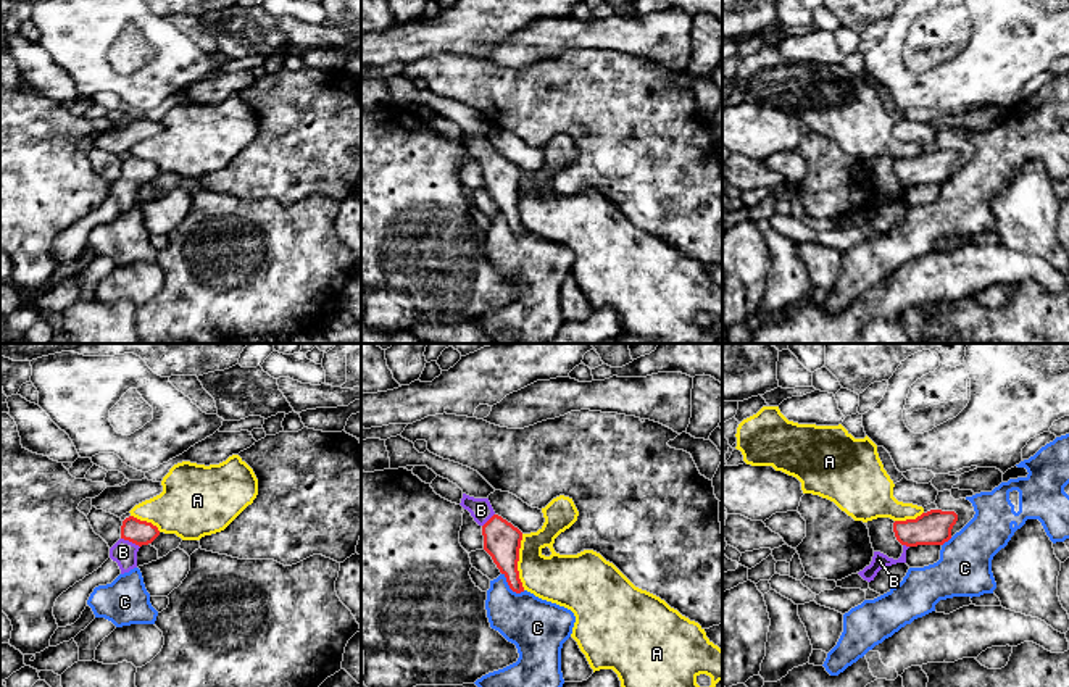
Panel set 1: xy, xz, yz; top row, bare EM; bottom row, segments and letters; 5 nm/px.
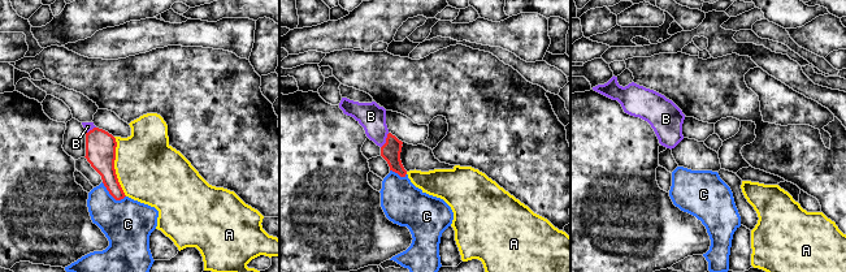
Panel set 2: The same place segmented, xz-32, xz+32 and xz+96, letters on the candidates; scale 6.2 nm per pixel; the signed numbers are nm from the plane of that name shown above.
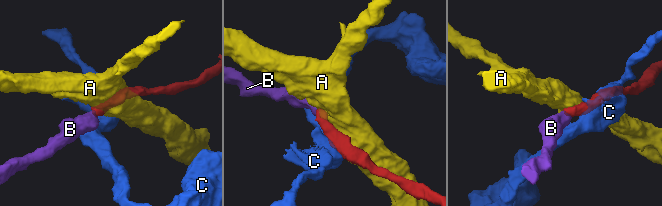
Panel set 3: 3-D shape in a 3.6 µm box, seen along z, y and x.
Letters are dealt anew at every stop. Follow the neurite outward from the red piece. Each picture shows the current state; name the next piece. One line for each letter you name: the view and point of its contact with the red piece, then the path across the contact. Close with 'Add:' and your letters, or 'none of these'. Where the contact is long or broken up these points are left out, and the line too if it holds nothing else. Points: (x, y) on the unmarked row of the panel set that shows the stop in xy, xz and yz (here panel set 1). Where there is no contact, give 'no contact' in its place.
B: meets red in xy at (131, 179); runs through xy (141, 171), (131, 179), (123, 191)
Add: B

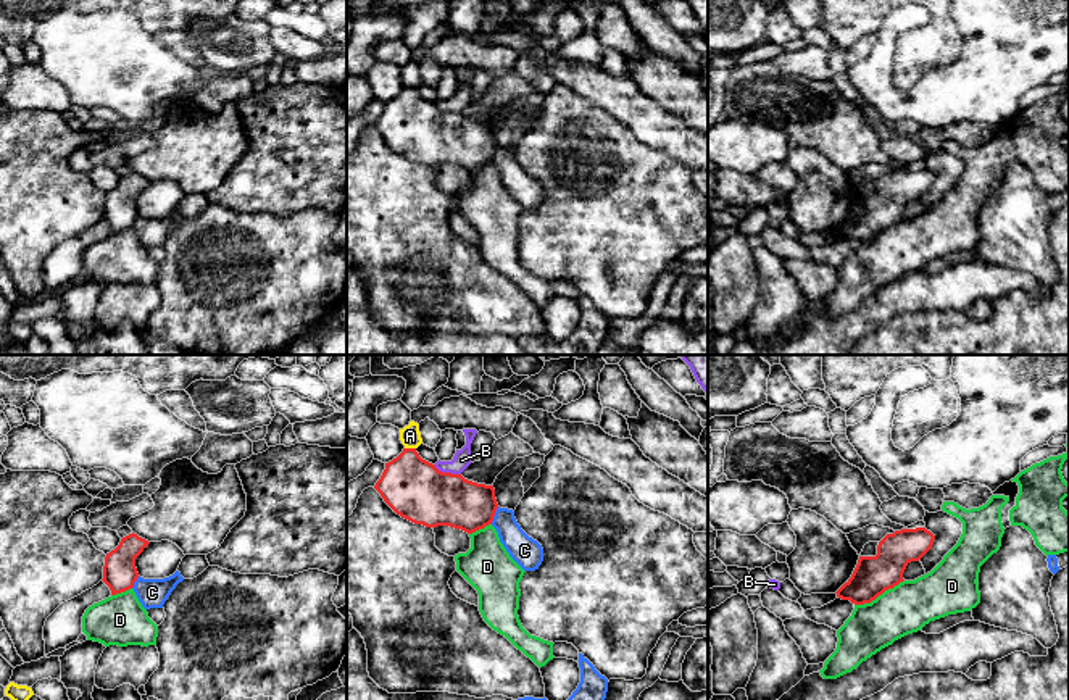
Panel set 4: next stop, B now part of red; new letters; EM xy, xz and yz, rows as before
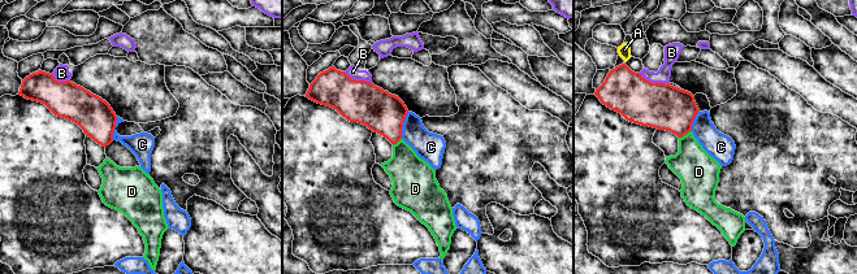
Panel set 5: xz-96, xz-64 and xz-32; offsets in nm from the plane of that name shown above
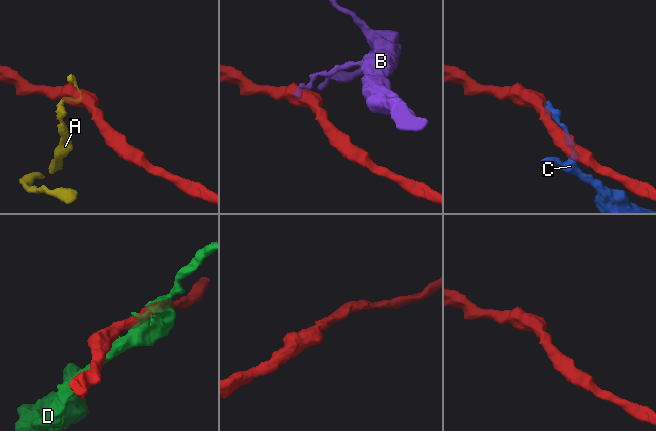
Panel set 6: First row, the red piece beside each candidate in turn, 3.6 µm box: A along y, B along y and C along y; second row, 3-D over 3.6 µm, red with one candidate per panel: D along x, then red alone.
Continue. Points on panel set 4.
Add: none of these

